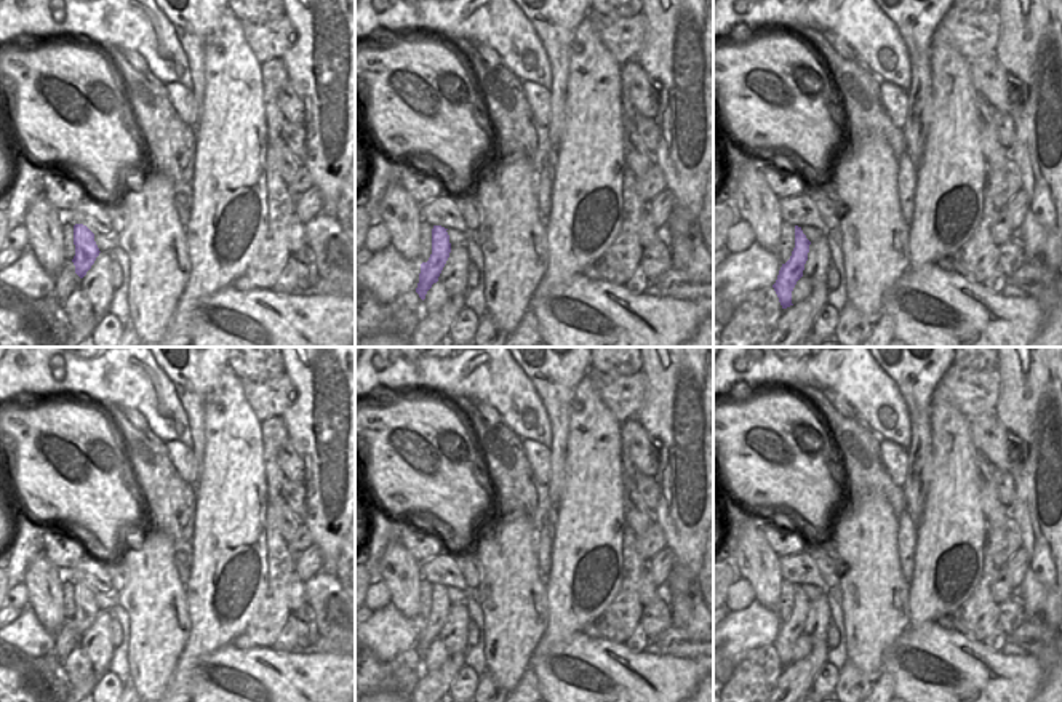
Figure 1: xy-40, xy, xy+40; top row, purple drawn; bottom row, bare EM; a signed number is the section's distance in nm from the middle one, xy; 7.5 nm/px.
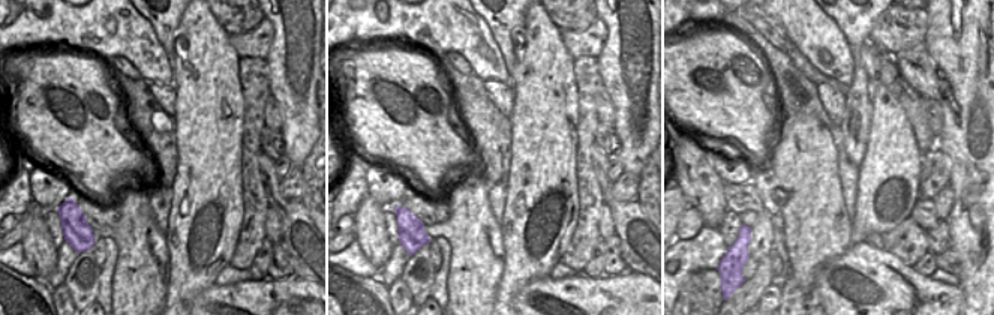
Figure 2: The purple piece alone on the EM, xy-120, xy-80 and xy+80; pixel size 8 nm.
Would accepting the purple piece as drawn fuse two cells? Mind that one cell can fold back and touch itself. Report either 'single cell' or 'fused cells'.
single cell

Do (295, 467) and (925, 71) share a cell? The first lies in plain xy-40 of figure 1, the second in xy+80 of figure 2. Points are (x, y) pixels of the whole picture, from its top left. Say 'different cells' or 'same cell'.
same cell

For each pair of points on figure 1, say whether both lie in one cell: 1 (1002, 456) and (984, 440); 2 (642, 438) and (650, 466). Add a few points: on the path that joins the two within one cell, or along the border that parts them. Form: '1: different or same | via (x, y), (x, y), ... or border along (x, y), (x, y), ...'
1: same | via (997, 451), (989, 443)
2: same | via (642, 445), (645, 459)

